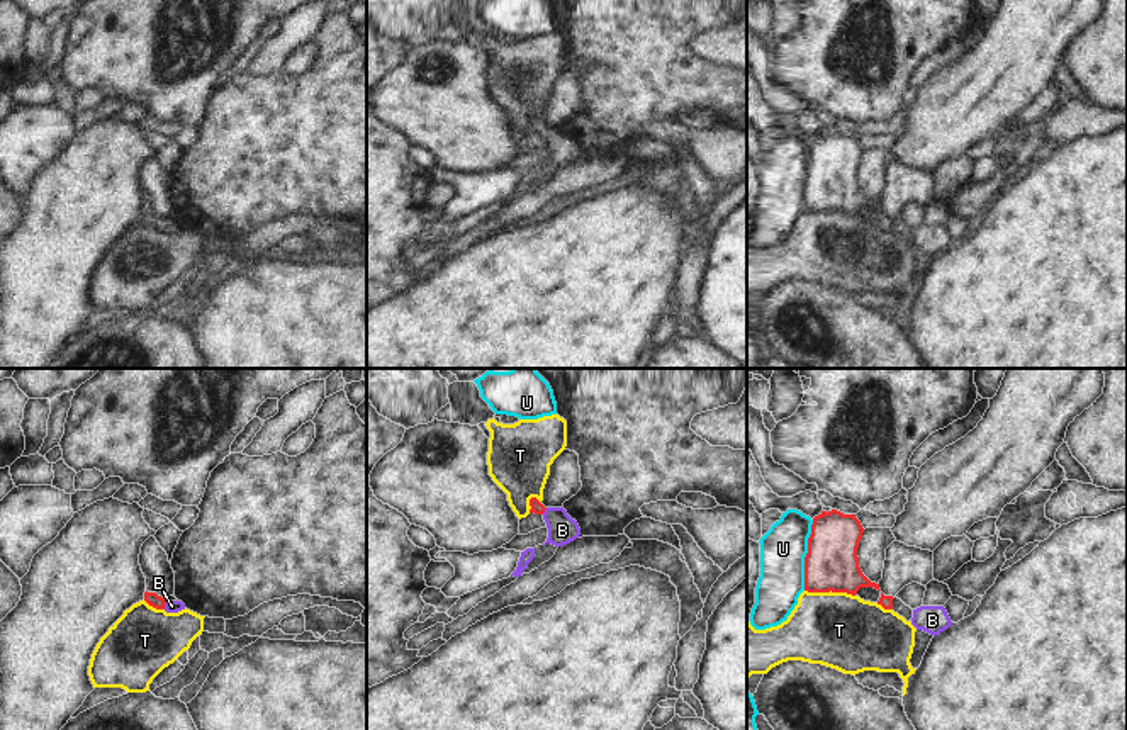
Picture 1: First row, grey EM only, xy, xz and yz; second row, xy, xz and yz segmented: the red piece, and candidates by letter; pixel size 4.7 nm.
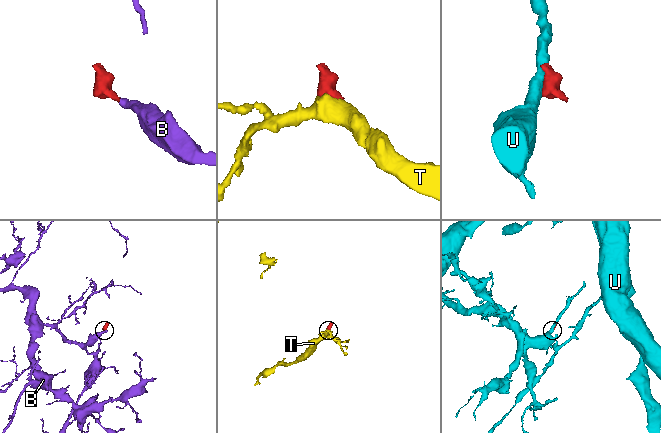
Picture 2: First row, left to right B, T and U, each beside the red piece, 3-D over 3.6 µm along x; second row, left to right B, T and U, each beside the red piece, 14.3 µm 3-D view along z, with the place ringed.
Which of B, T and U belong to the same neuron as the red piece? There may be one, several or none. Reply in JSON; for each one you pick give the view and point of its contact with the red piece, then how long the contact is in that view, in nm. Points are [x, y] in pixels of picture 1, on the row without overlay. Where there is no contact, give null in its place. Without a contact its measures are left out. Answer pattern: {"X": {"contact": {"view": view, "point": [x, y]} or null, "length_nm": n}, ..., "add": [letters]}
{"B": {"contact": {"view": "xy", "point": [165, 223]}, "length_nm": 40}, "add": ["B"]}

